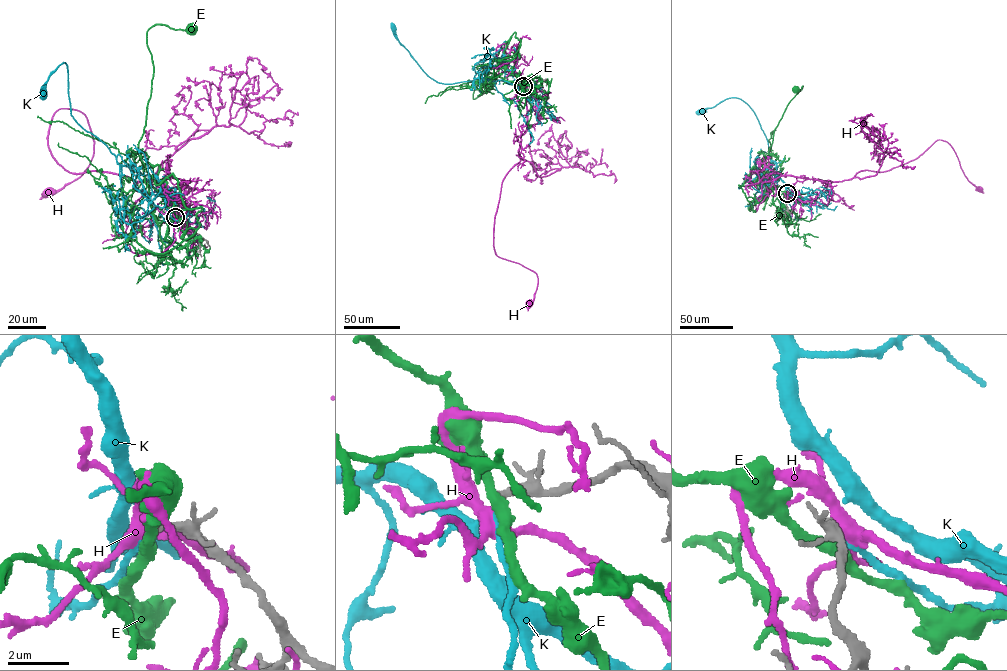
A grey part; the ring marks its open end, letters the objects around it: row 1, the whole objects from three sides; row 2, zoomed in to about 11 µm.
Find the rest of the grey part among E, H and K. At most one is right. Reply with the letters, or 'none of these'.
K

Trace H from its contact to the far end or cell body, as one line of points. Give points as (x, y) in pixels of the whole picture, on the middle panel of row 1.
H: (523, 86), (539, 119), (502, 182), (493, 242), (497, 256), (535, 272), (529, 303)

